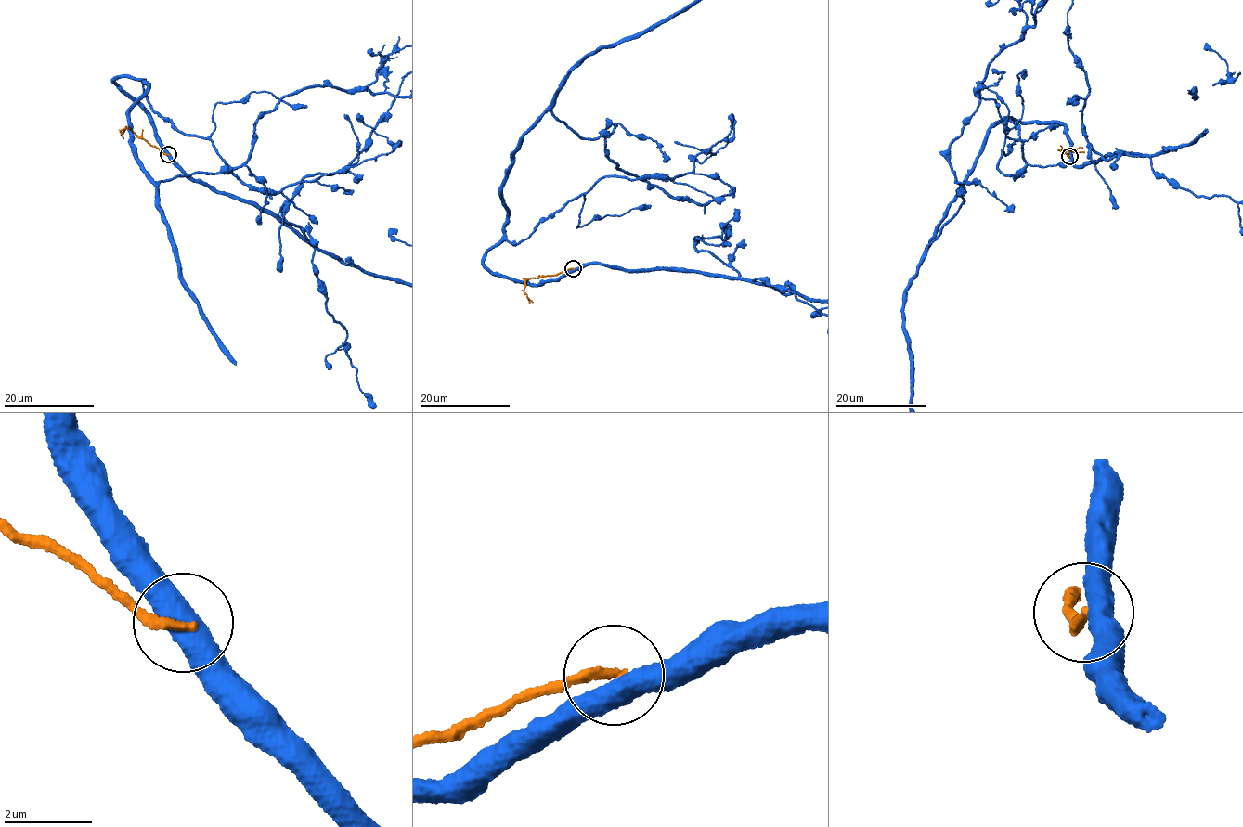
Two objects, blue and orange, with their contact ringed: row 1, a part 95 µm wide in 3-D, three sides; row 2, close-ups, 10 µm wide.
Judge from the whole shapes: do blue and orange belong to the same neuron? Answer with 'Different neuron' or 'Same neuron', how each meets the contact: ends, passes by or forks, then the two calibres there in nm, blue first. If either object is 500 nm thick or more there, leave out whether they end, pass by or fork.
Different neuron. Thickness 500 nm (blue) against 240 nm

